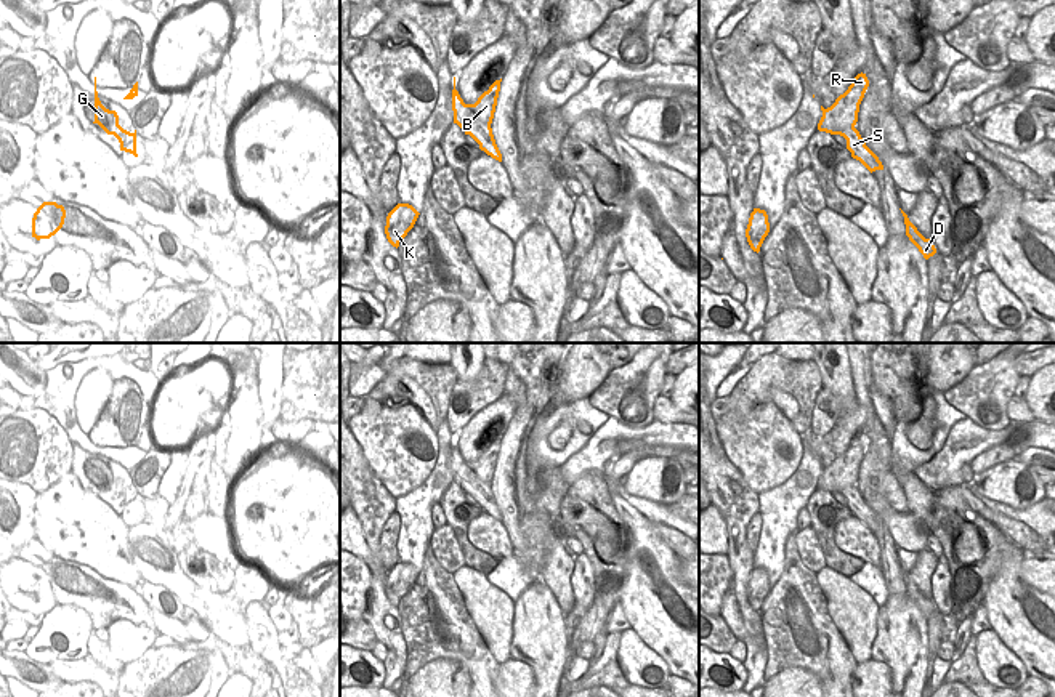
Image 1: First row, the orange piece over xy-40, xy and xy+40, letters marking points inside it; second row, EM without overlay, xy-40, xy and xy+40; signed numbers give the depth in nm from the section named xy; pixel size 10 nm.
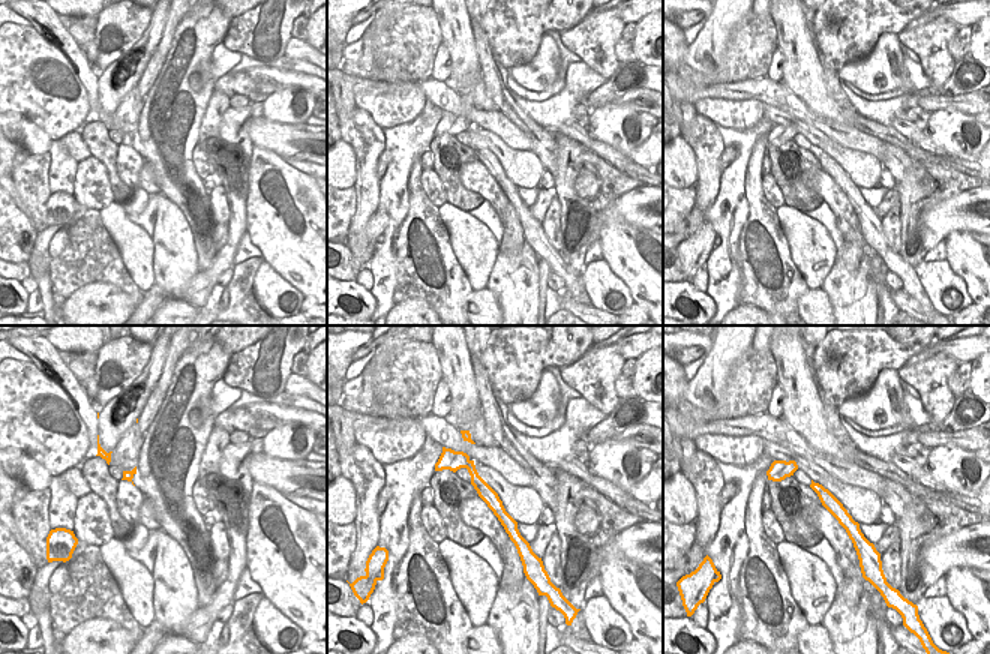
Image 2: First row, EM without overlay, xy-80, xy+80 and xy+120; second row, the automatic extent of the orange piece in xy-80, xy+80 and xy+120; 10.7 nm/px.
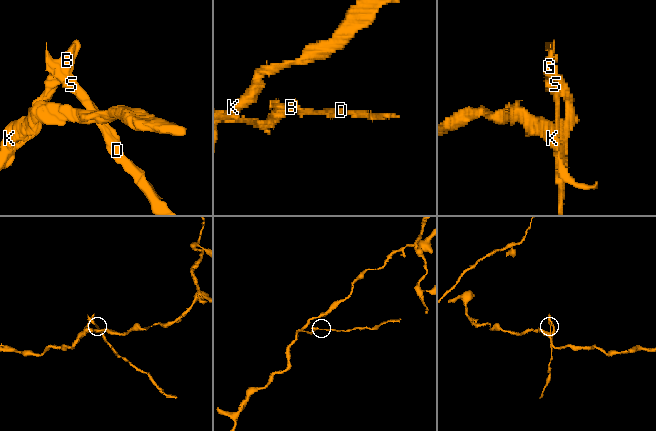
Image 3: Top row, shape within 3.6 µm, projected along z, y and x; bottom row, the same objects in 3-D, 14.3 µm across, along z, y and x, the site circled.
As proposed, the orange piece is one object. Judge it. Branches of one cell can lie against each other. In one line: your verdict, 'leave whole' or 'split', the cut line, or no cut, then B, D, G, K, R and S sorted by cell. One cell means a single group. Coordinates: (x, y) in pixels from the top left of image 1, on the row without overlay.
split; cut in xy along (467, 463), (481, 483), (489, 484); B K R / D G S

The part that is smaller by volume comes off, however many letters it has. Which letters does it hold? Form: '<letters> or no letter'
D, G, S

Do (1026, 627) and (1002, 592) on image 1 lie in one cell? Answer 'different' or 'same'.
same

